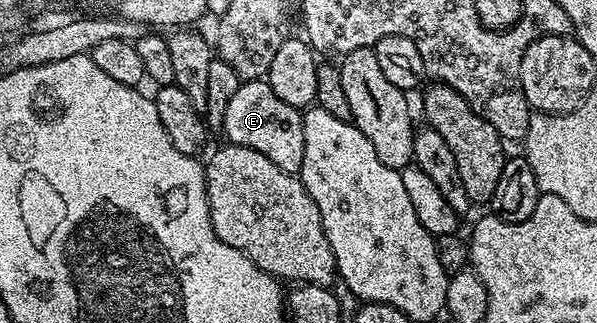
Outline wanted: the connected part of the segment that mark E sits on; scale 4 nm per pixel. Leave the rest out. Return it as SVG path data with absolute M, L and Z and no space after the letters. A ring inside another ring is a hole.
M263 79L240 82L237 93L233 93L229 100L229 109L225 109L221 131L227 134L228 144L257 149L257 153L265 153L273 165L286 171L298 173L301 169L305 157L305 129L300 108L285 105L285 101L281 101Z

